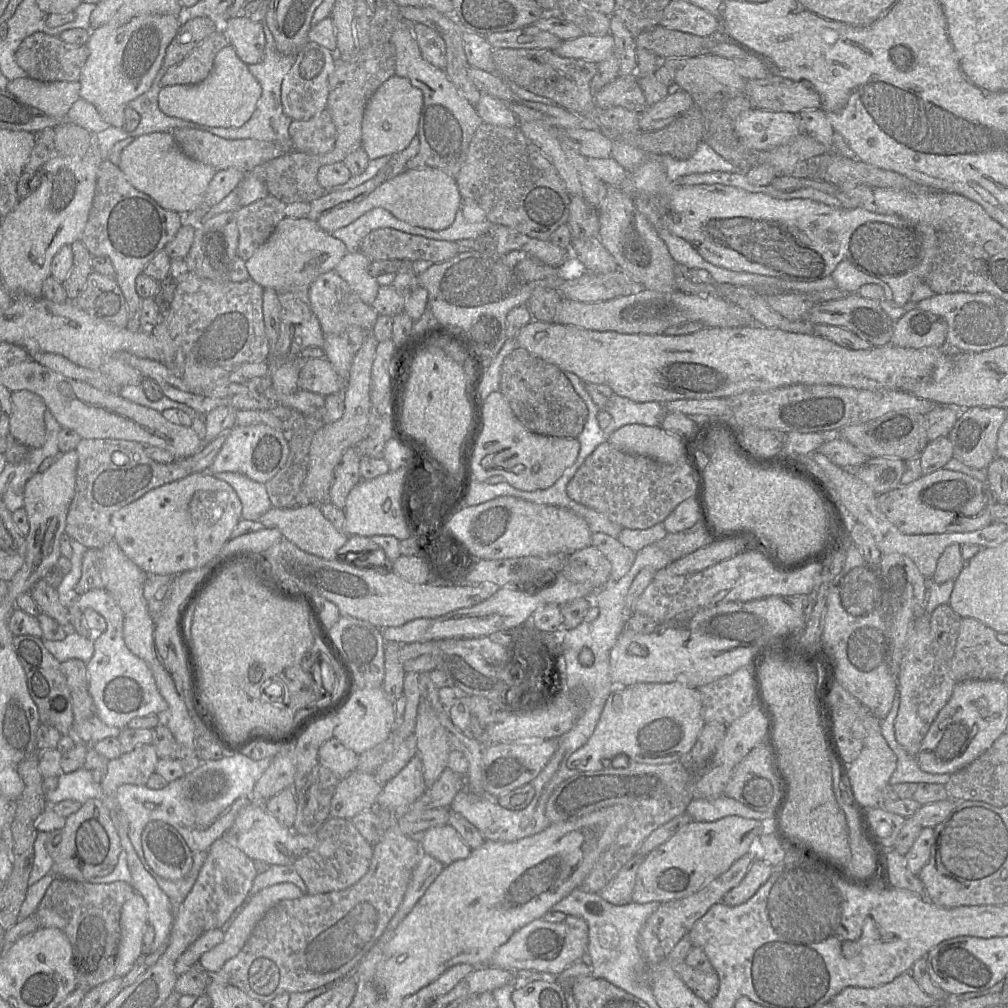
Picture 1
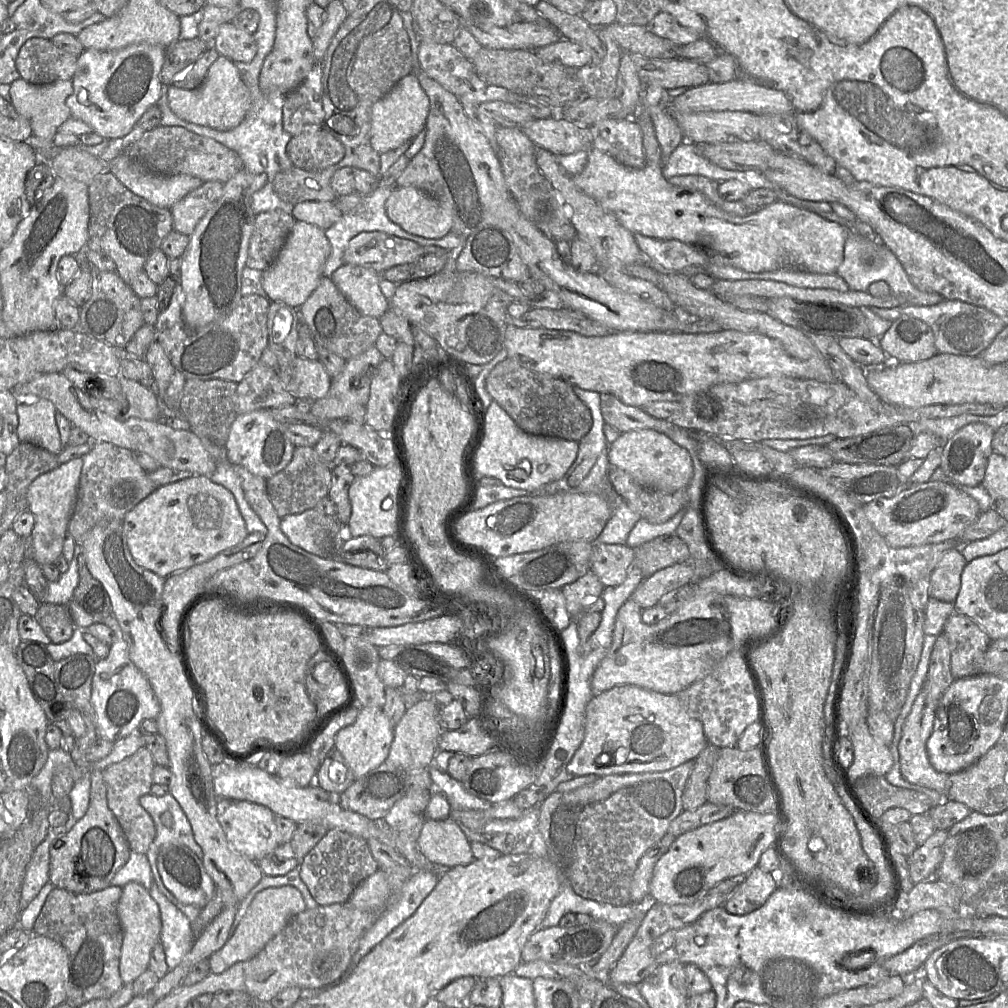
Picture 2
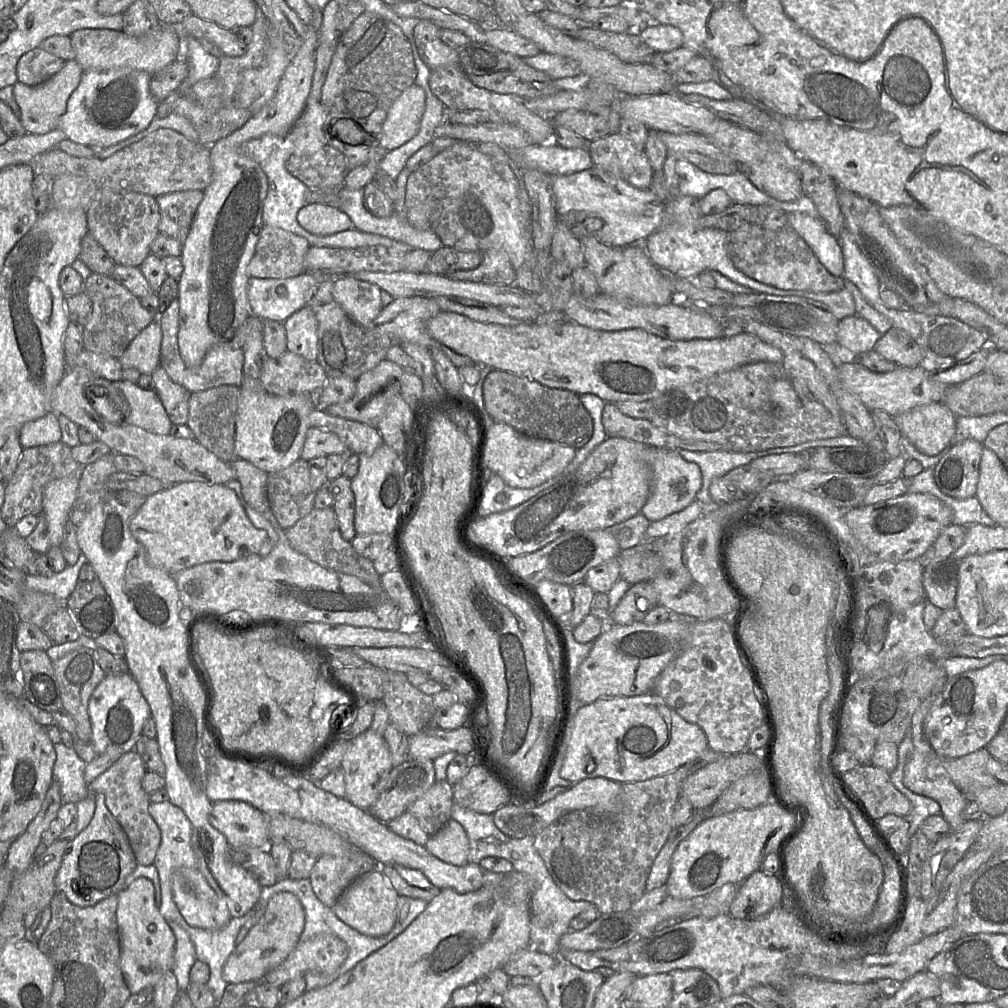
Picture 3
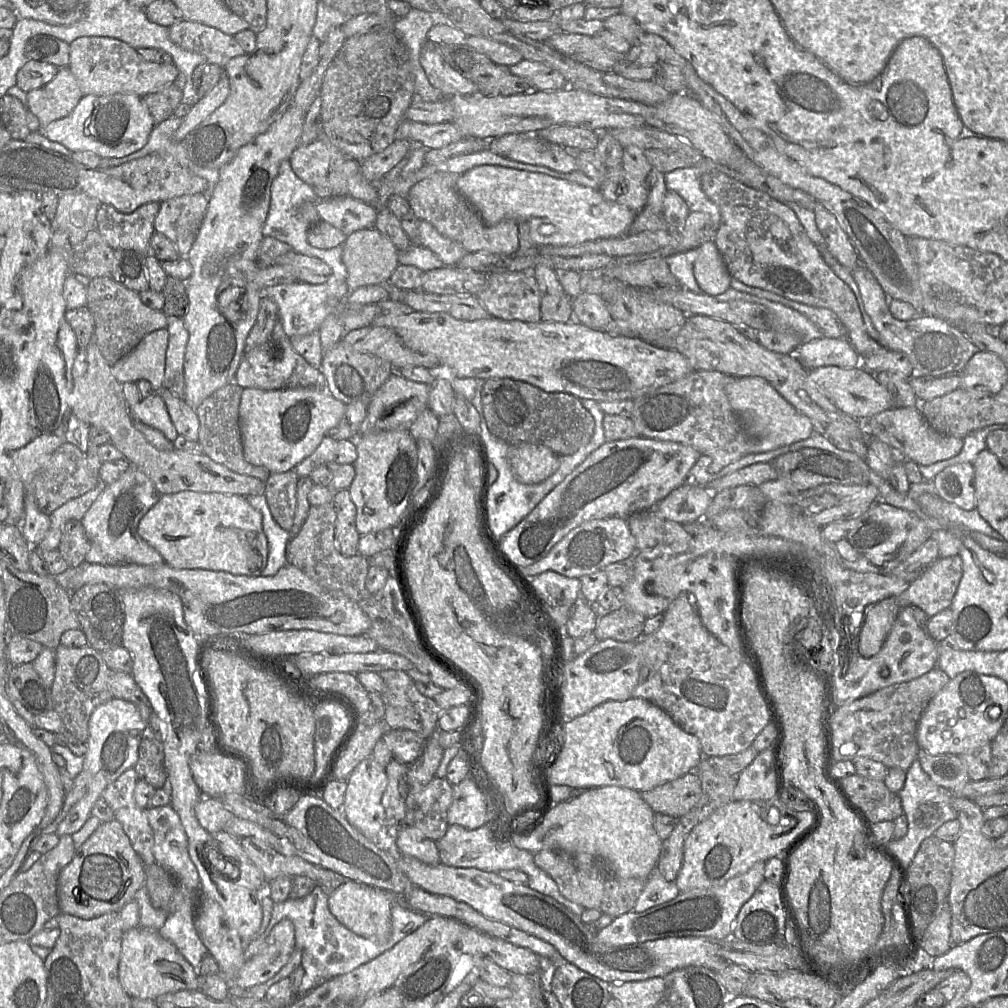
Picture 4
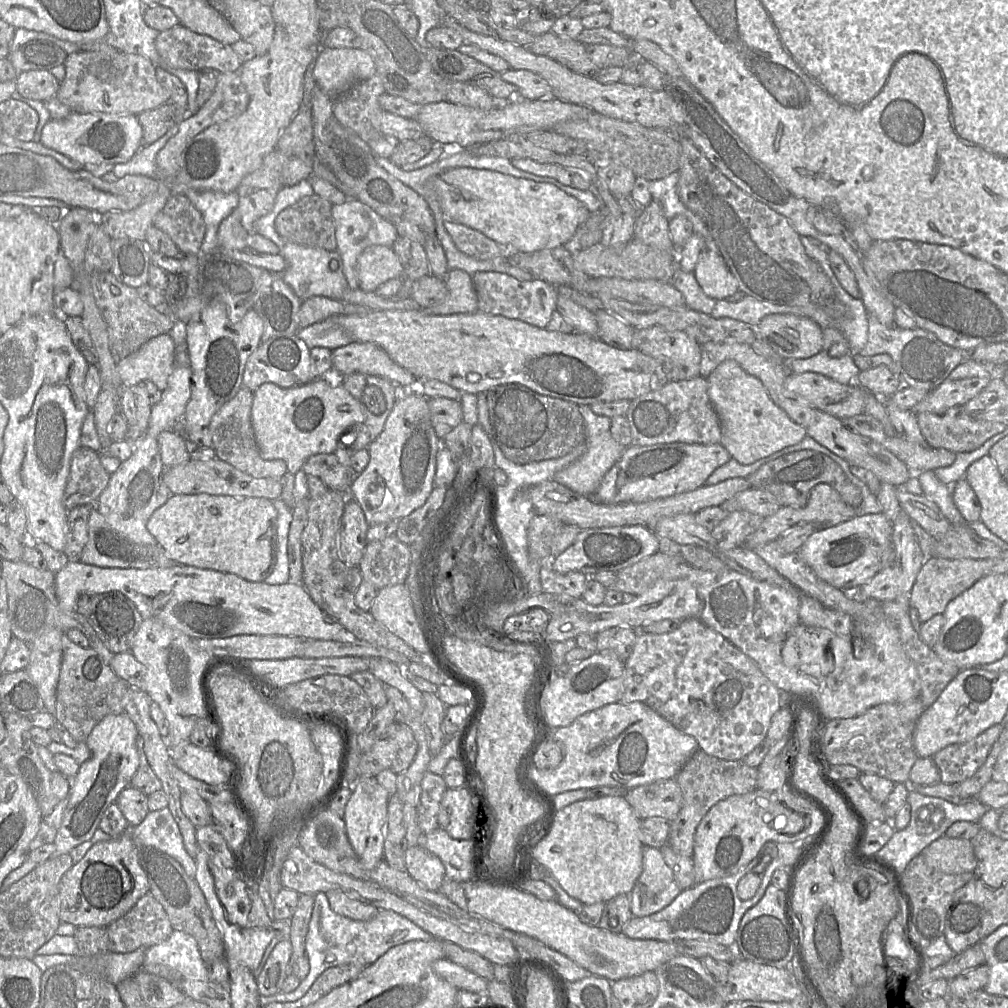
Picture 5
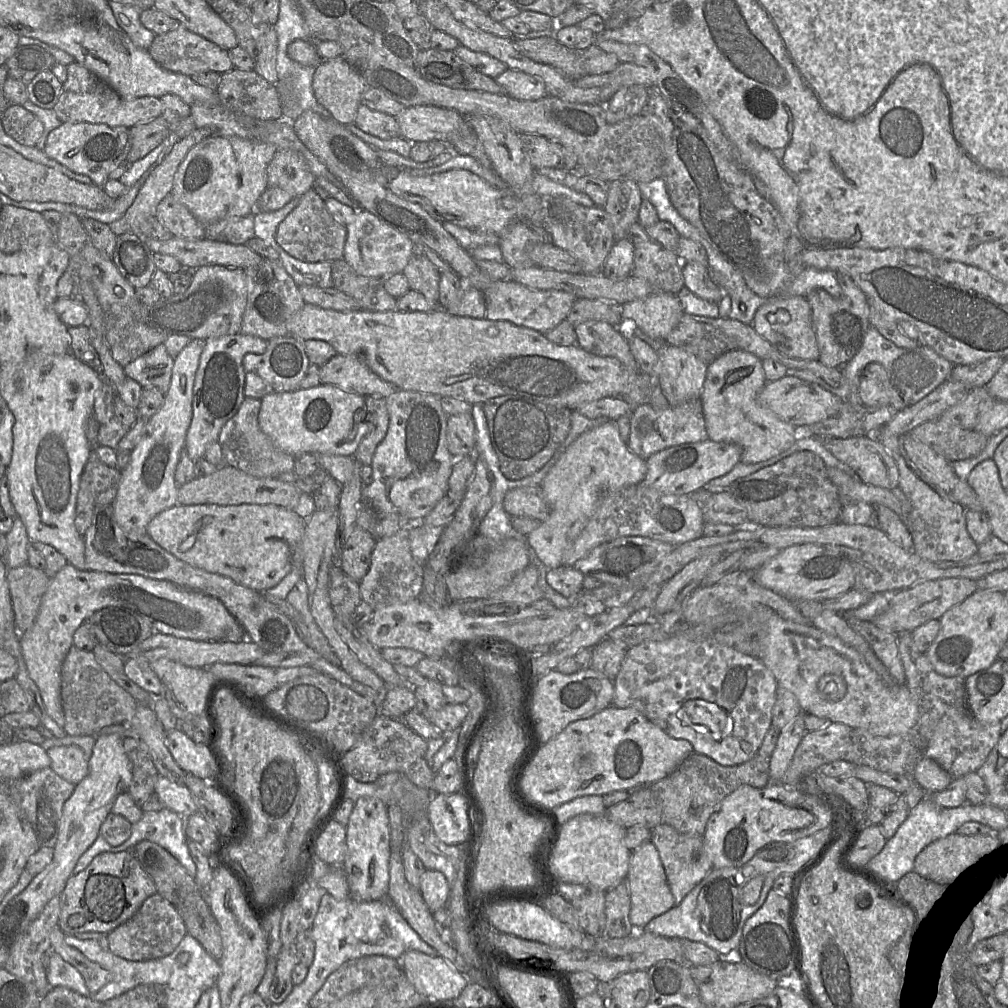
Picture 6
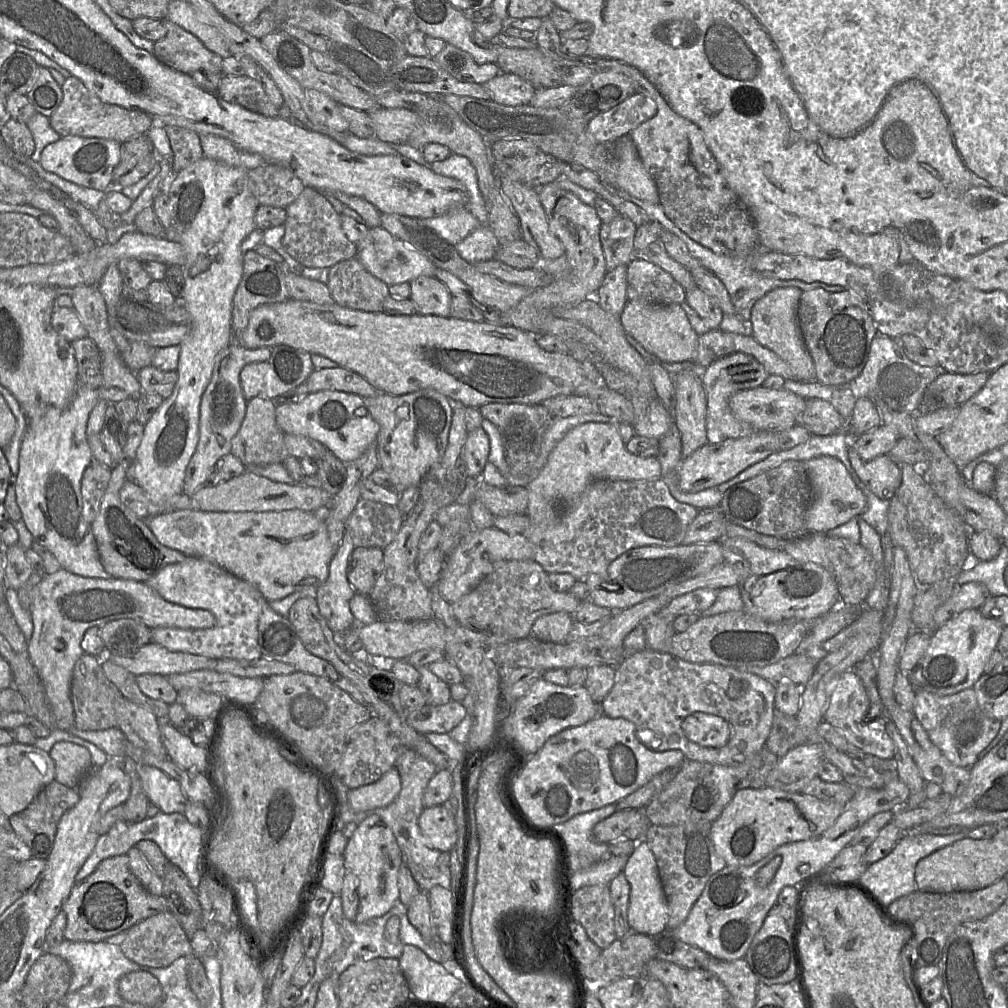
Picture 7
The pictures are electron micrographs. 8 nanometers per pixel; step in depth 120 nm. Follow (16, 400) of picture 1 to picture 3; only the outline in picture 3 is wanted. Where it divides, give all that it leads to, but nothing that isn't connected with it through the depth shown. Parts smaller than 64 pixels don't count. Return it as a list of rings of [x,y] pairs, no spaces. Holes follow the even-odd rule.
[[[54,411],[25,423],[19,431],[19,442],[23,448],[51,444],[60,440],[61,429],[57,413]]]

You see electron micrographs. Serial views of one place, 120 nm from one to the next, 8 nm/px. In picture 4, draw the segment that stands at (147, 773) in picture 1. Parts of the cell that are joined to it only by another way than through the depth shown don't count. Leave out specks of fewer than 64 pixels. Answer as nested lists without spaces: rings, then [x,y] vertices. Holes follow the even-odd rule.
[[[134,767],[123,772],[102,792],[107,802],[128,836],[132,848],[145,866],[153,864],[154,835],[149,824],[146,809],[140,808],[134,799],[134,789],[138,781]]]

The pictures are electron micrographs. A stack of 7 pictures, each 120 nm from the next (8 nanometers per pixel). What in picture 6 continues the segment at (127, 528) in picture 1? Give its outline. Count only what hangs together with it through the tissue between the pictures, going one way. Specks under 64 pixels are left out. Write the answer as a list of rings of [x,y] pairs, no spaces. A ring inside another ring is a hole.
[[[177,503],[175,506],[166,509],[156,515],[147,526],[148,535],[159,546],[167,552],[174,555],[176,558],[200,569],[211,573],[216,573],[225,577],[231,578],[234,582],[244,585],[258,592],[265,592],[268,589],[275,587],[292,569],[298,569],[303,577],[303,559],[302,559],[302,538],[305,531],[306,520],[299,516],[292,508],[284,508],[274,504],[257,505],[257,504],[240,504],[240,505],[215,505],[215,504],[198,504],[198,505],[183,505]]]

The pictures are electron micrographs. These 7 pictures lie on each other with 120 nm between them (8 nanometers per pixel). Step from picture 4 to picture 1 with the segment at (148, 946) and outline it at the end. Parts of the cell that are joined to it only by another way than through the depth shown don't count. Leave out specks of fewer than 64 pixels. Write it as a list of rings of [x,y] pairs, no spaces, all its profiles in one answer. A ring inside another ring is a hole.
[[[134,890],[133,895],[123,904],[120,915],[120,940],[115,960],[115,976],[123,978],[142,955],[143,935],[148,925],[148,908],[145,899]]]

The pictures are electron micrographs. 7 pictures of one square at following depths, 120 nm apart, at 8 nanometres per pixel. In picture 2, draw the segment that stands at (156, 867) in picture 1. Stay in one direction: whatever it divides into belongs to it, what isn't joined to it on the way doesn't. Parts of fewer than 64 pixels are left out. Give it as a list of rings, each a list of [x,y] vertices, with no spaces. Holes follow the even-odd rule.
[[[165,844],[157,857],[164,886],[184,905],[203,908],[214,896],[216,886],[202,860],[182,844]]]

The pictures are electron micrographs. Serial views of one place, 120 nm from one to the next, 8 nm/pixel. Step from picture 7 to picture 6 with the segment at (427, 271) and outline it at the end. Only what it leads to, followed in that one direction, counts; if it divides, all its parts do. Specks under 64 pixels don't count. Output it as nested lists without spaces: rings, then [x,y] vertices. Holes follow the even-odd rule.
[[[363,208],[355,210],[352,220],[345,227],[347,238],[343,259],[358,275],[385,279],[390,275],[402,273],[414,255],[414,242],[411,239]]]

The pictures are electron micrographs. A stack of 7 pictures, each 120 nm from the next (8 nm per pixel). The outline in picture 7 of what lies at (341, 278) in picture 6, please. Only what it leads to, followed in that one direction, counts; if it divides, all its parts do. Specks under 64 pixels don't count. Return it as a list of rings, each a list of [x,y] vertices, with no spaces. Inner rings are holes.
[[[356,258],[329,268],[327,286],[338,305],[365,312],[383,312],[389,286],[369,273]]]

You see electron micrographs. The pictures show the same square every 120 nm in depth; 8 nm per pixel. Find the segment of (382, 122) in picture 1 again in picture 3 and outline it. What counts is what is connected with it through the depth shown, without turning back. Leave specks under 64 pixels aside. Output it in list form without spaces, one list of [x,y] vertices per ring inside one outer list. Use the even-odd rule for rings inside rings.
[[[416,83],[406,88],[391,105],[382,129],[381,144],[386,151],[394,150],[409,141],[418,131],[425,110],[425,92]]]

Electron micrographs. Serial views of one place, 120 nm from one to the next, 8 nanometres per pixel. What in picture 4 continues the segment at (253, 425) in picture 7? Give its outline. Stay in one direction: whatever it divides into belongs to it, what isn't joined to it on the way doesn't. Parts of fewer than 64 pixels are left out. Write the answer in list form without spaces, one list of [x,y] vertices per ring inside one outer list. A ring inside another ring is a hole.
[[[234,381],[216,390],[196,408],[199,419],[198,442],[203,453],[230,470],[252,476],[266,482],[271,472],[262,466],[256,466],[244,459],[242,436],[239,424],[239,405],[243,388]]]

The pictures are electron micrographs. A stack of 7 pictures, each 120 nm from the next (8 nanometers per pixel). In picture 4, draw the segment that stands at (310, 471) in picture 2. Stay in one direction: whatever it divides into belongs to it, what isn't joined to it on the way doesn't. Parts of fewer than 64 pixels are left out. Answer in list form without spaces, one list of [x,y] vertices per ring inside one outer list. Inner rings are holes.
[[[292,469],[272,473],[266,481],[265,497],[275,521],[290,531],[296,511],[296,489],[299,477]]]

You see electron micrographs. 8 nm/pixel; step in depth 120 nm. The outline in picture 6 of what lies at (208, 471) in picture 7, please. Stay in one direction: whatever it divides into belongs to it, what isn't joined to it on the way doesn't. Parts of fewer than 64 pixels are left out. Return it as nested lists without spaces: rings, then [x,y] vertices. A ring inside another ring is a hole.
[[[237,333],[218,338],[210,338],[204,341],[203,351],[199,359],[199,366],[195,374],[193,385],[192,420],[186,434],[185,450],[192,461],[204,458],[206,447],[217,442],[220,431],[225,423],[239,410],[245,399],[245,372],[243,358],[248,353],[263,354],[267,348],[267,341],[259,337]]]

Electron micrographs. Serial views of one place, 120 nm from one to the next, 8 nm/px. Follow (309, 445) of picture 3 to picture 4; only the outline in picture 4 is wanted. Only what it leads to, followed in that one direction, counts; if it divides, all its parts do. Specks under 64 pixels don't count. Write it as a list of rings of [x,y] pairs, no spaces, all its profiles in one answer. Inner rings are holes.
[[[326,435],[315,451],[297,464],[293,470],[299,478],[304,478],[310,476],[315,468],[325,462],[354,465],[356,459],[356,441],[351,439],[337,440]]]

